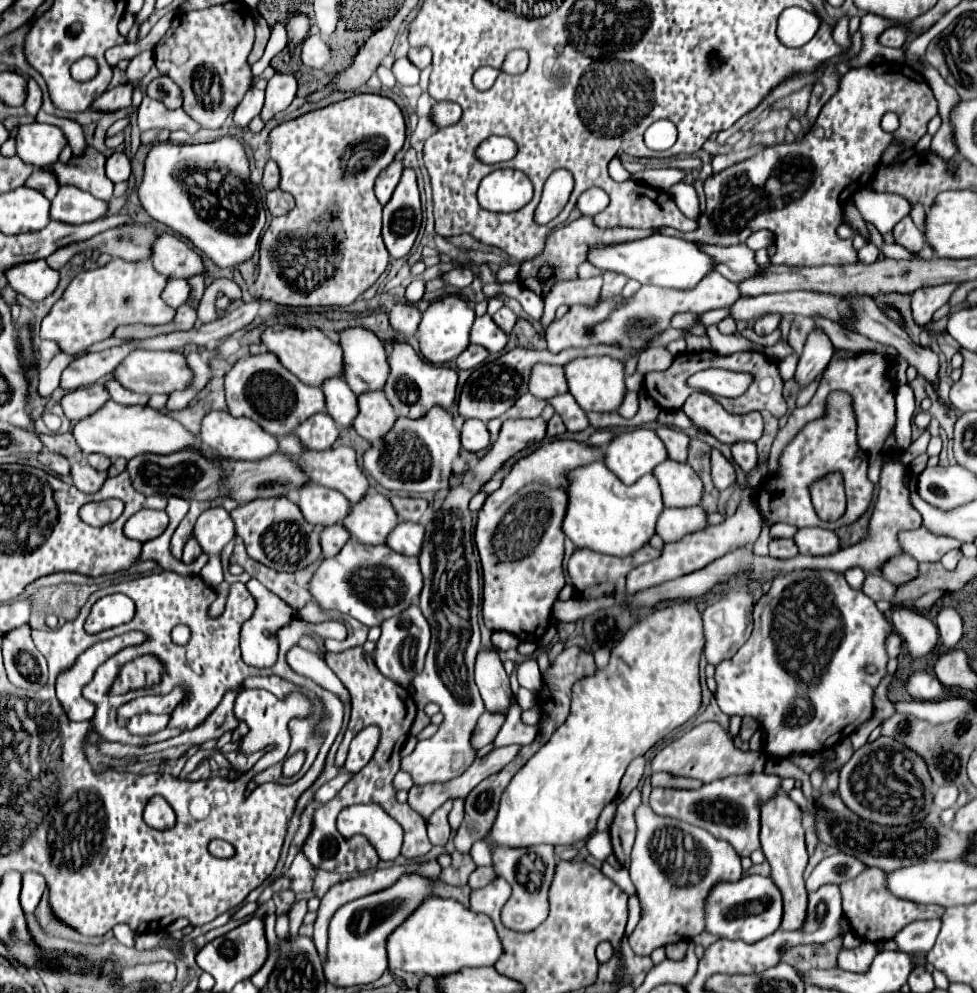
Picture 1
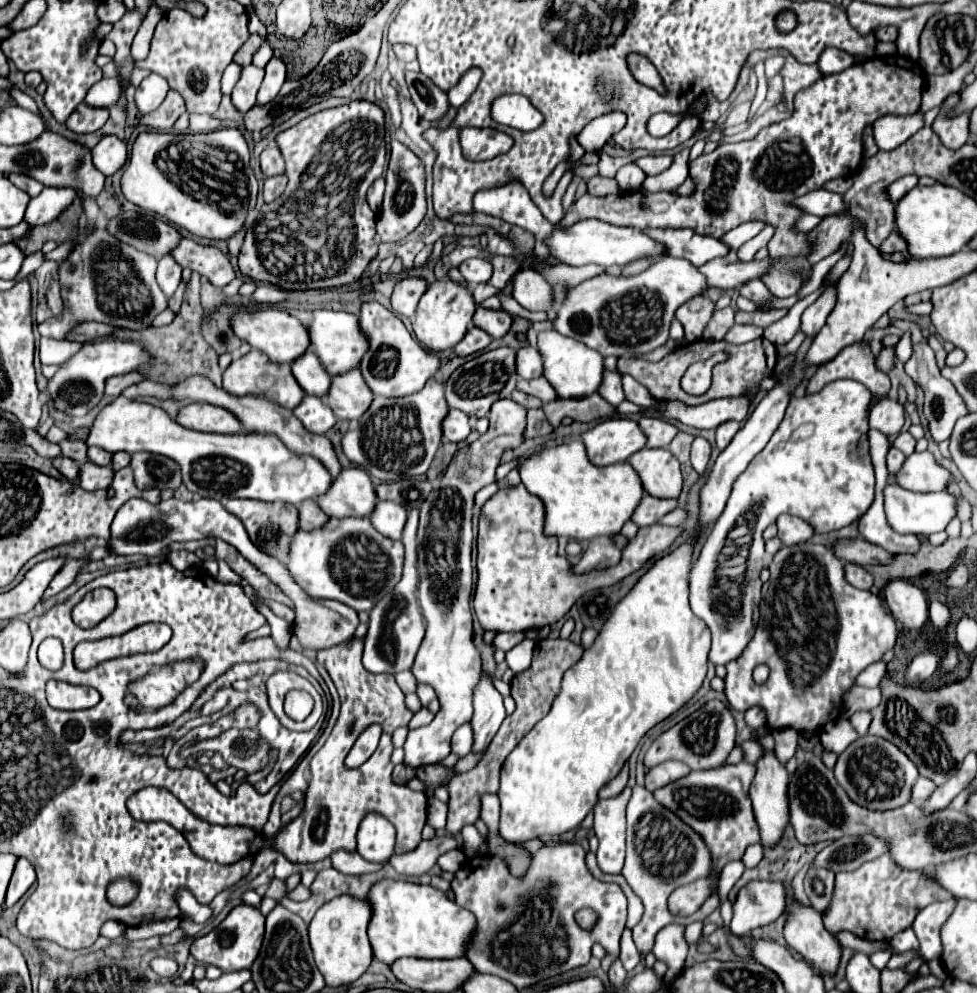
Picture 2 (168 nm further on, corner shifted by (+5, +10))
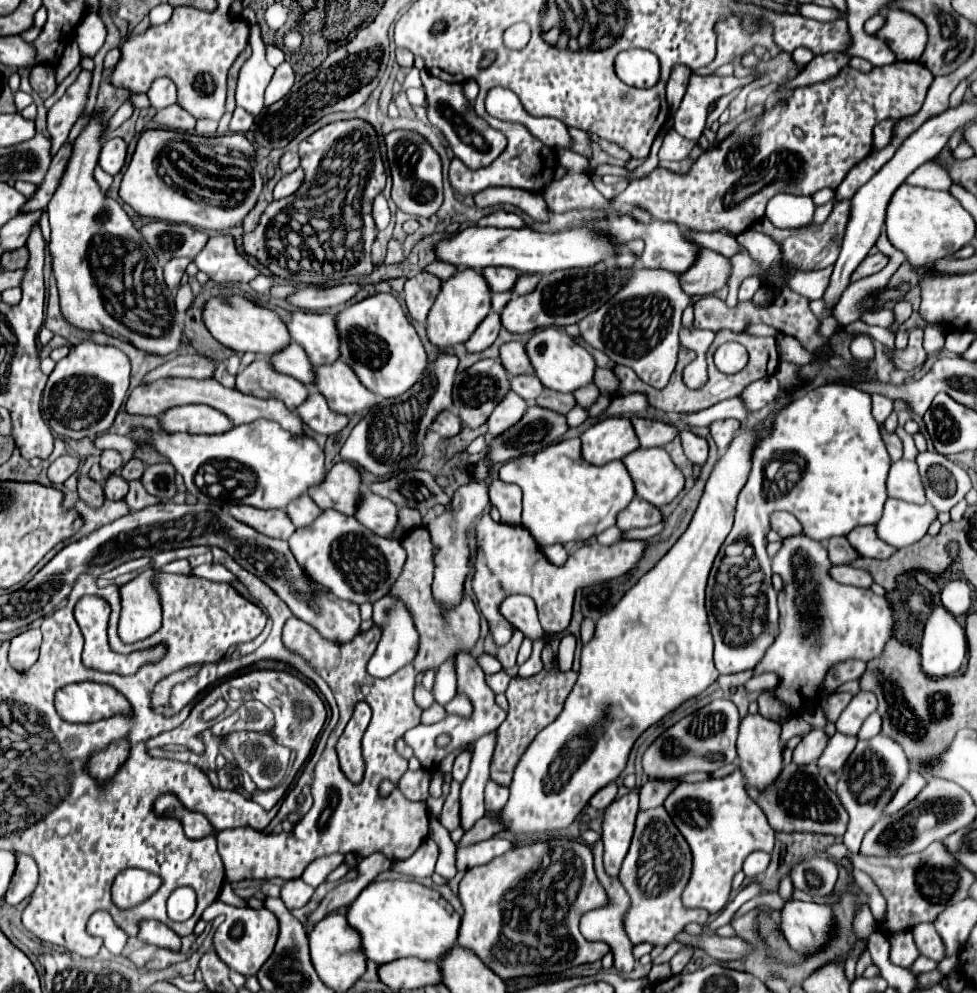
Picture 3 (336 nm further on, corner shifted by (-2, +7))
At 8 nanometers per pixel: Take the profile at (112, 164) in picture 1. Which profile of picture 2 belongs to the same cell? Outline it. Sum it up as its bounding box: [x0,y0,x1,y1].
[91,135,127,175]

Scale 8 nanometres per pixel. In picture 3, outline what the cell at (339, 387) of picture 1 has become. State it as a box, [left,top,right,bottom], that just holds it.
[270,342,316,386]

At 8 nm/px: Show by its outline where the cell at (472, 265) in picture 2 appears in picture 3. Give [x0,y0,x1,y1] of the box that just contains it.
[482,268,520,292]

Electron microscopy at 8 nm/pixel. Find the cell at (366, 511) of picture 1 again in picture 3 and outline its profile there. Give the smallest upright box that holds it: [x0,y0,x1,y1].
[308,462,362,516]

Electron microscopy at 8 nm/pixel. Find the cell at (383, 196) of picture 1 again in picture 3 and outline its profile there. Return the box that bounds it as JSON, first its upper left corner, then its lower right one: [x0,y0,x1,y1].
[372,194,390,230]

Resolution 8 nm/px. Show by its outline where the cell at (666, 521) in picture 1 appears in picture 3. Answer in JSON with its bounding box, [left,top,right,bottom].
[616,498,662,530]

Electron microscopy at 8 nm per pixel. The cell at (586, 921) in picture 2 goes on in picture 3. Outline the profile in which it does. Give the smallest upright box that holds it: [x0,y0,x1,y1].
[580,842,634,974]

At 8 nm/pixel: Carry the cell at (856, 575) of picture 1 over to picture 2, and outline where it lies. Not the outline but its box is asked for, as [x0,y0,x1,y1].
[883,483,955,535]

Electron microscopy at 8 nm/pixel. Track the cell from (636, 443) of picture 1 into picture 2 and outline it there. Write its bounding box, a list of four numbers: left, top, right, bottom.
[581,417,645,465]

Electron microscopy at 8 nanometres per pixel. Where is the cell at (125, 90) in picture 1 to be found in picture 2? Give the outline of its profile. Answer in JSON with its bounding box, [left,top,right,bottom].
[65,103,109,135]

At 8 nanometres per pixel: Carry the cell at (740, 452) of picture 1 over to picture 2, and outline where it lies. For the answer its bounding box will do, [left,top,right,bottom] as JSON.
[715,421,739,451]

